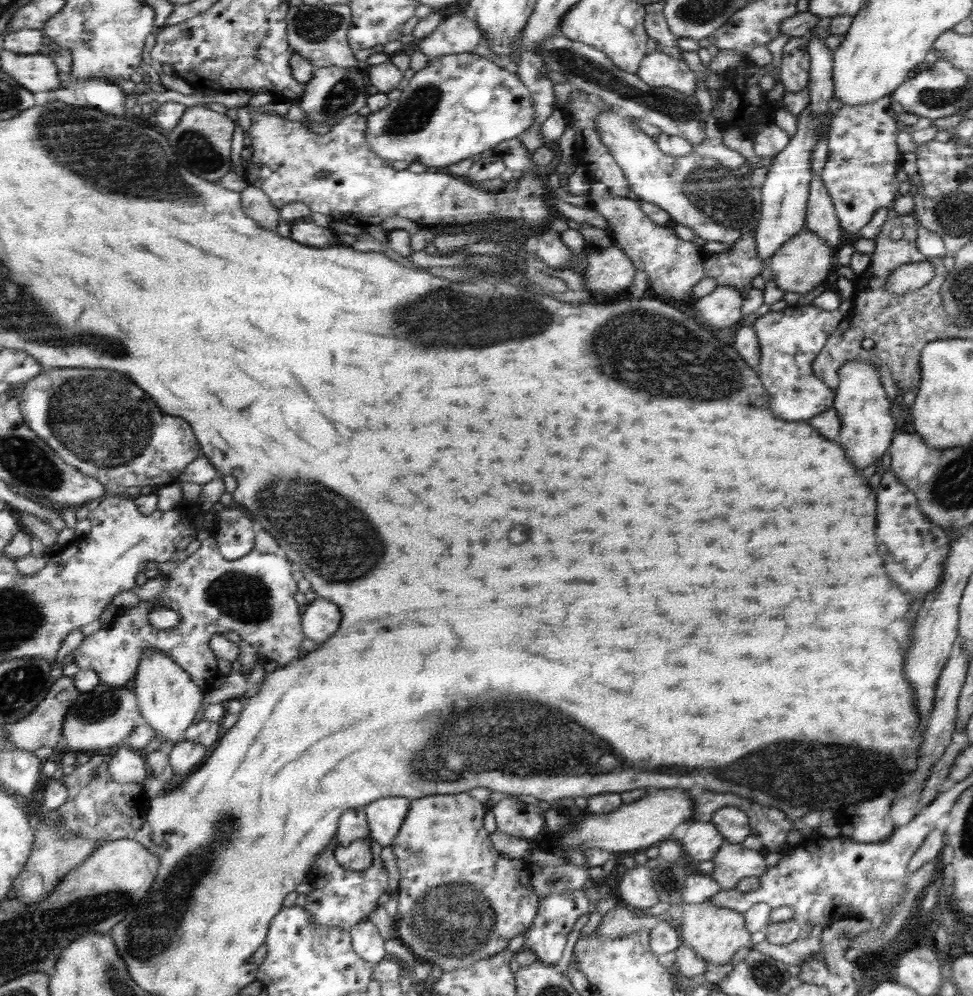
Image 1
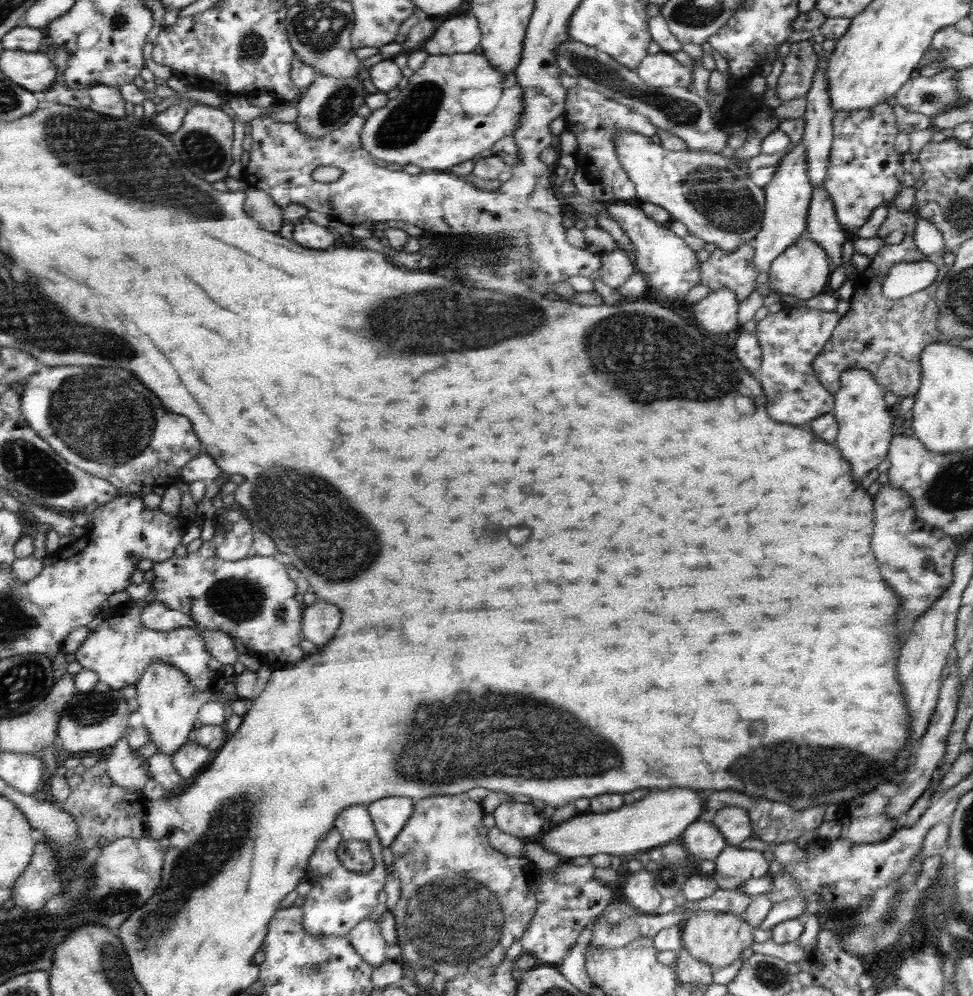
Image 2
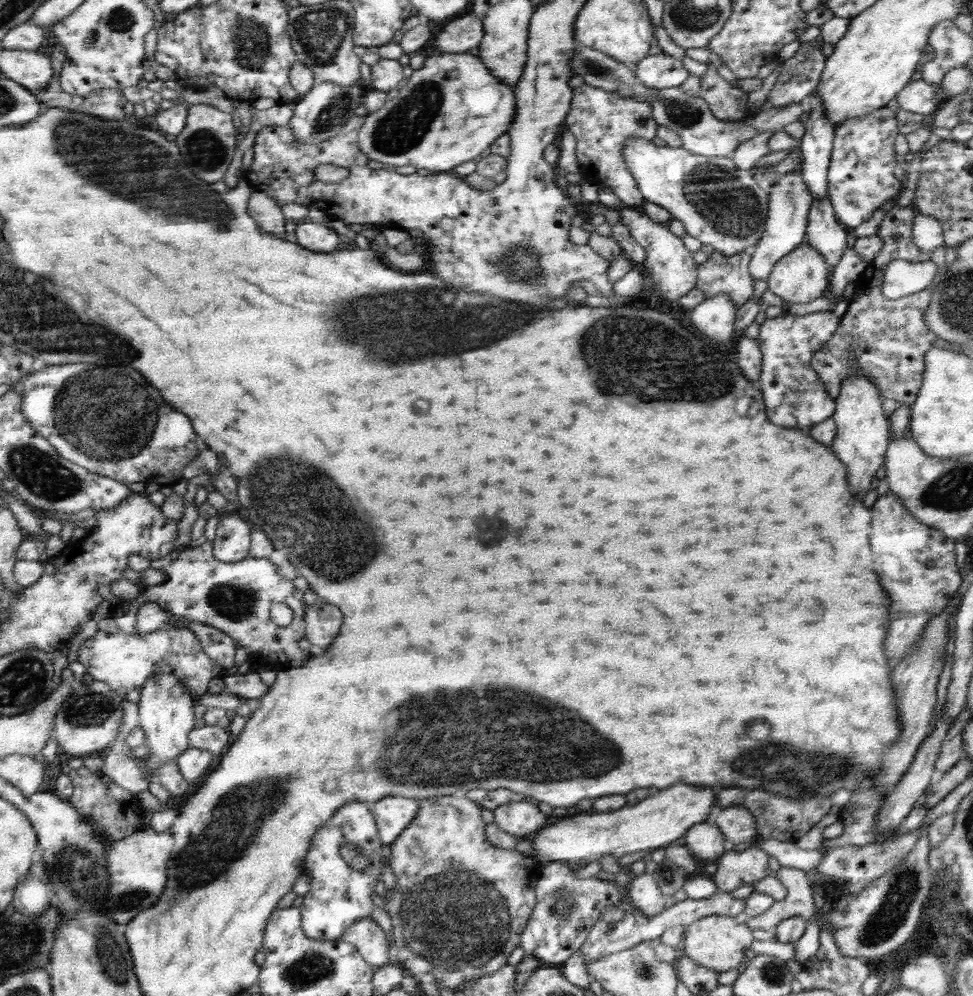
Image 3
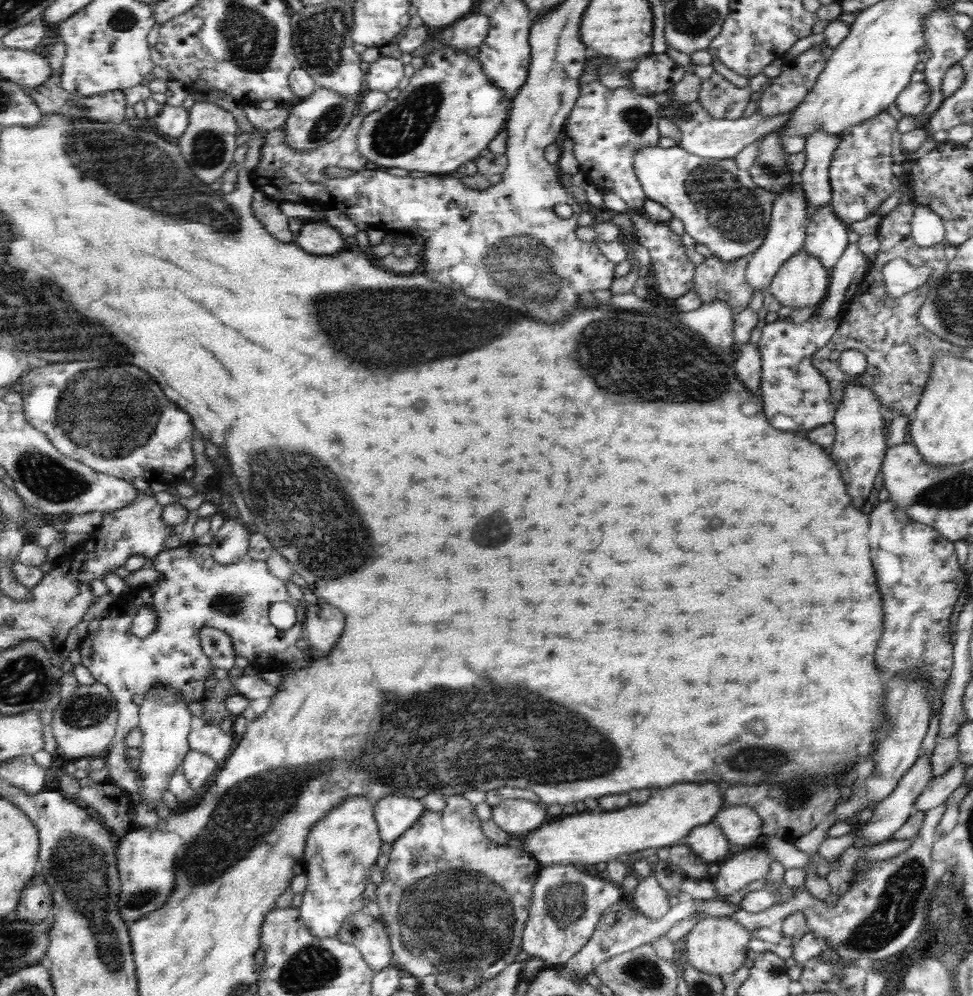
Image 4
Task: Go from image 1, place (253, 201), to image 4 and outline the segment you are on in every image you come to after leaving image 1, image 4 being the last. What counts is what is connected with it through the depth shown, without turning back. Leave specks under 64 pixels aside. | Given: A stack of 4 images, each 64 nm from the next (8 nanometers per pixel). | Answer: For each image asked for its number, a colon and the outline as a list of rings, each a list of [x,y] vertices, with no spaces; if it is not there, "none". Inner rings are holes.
2: [[[247,188],[247,214],[259,220],[269,232],[281,234],[281,228],[285,224],[285,210],[273,202],[273,196],[269,192]]]
3: [[[255,190],[255,194],[251,196],[251,216],[273,236],[287,240],[287,216],[267,192]]]
4: [[[255,192],[255,216],[267,226],[271,234],[275,234],[279,240],[297,244],[295,234],[291,232],[289,216],[281,212],[281,204],[273,202],[265,192]]]

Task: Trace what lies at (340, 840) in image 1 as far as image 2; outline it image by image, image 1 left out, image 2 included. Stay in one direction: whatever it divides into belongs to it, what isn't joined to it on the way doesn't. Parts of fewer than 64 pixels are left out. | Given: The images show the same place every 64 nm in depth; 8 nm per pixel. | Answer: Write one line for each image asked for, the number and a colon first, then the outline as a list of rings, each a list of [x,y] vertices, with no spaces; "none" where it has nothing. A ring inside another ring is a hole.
2: [[[355,804],[351,808],[345,808],[339,814],[335,828],[317,848],[315,856],[311,856],[311,868],[309,868],[307,880],[311,882],[313,890],[307,894],[303,904],[303,914],[305,914],[303,922],[313,936],[349,936],[363,920],[369,920],[371,912],[375,912],[379,904],[377,896],[381,890],[387,894],[387,902],[385,902],[387,910],[393,912],[395,904],[401,900],[401,880],[391,878],[387,874],[387,866],[383,864],[383,848],[385,848],[383,840],[379,838],[379,830],[375,828],[375,820],[367,810],[367,806]],[[353,838],[369,842],[369,848],[375,860],[375,868],[369,874],[347,870],[337,856],[339,844],[343,840],[353,840]]]

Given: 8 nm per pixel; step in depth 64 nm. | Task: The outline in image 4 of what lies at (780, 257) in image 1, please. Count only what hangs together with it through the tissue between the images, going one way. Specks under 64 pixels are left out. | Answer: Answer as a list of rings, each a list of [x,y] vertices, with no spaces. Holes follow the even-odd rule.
[[[803,248],[791,256],[771,280],[767,292],[781,304],[791,308],[817,306],[823,302],[829,286],[829,270],[819,258],[809,256]]]

